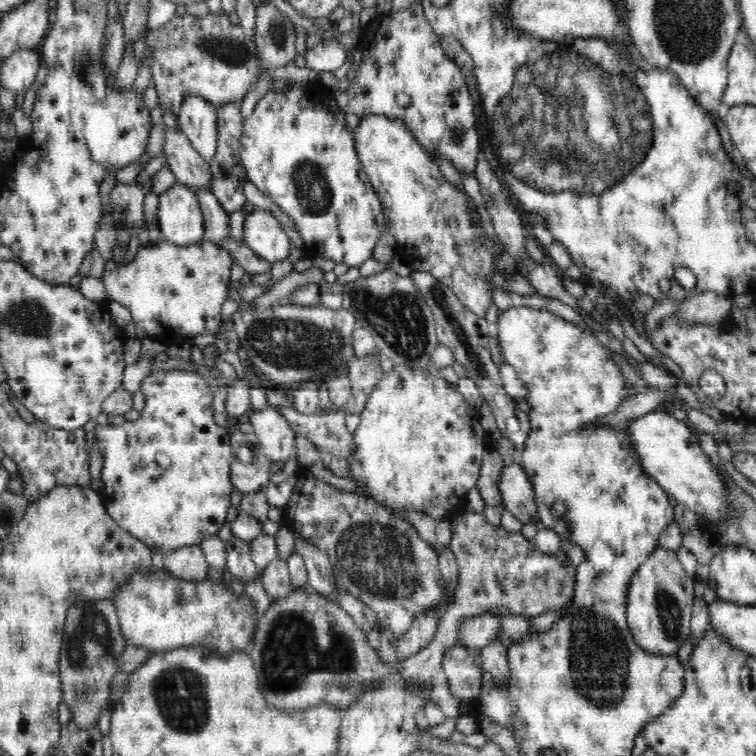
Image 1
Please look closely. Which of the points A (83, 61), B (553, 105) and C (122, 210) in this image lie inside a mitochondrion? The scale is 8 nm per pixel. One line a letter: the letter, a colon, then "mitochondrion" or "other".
A: mitochondrion
B: mitochondrion
C: mitochondrion

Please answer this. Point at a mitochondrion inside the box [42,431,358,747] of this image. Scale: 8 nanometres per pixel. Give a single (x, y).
(179, 692)

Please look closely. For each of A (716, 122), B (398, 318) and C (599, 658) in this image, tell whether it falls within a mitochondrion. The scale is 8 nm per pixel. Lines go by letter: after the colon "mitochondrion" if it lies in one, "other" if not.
A: other
B: mitochondrion
C: mitochondrion

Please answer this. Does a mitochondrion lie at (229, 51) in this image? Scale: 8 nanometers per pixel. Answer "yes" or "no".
yes

